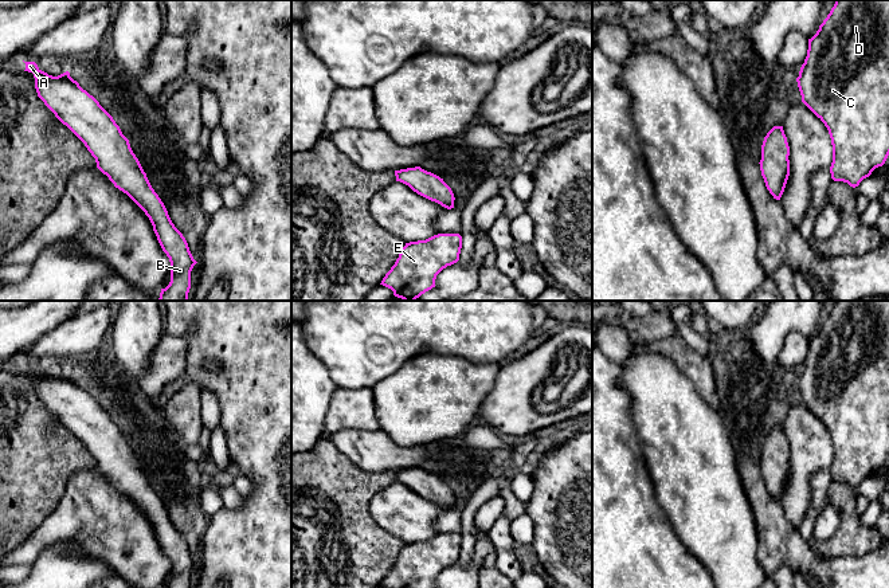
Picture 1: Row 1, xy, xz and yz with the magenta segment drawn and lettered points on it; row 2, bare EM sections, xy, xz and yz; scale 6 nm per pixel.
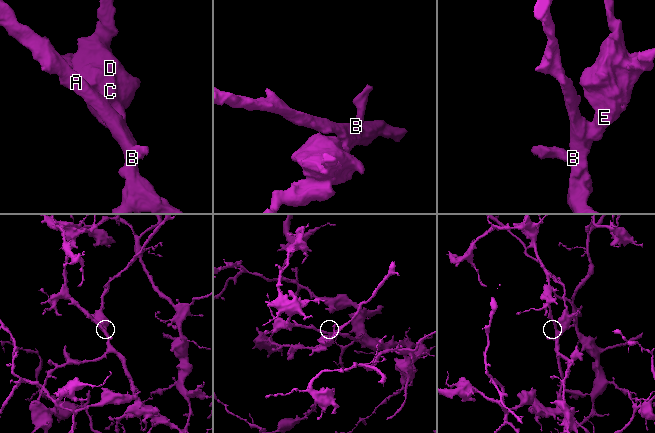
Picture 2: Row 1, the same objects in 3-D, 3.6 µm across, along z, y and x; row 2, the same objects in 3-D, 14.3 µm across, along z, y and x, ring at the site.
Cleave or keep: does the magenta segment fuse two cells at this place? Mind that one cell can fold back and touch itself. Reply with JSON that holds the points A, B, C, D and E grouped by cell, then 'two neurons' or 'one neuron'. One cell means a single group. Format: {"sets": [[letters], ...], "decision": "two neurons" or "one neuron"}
{"sets": [["A", "B", "C", "D", "E"]], "decision": "one neuron"}

